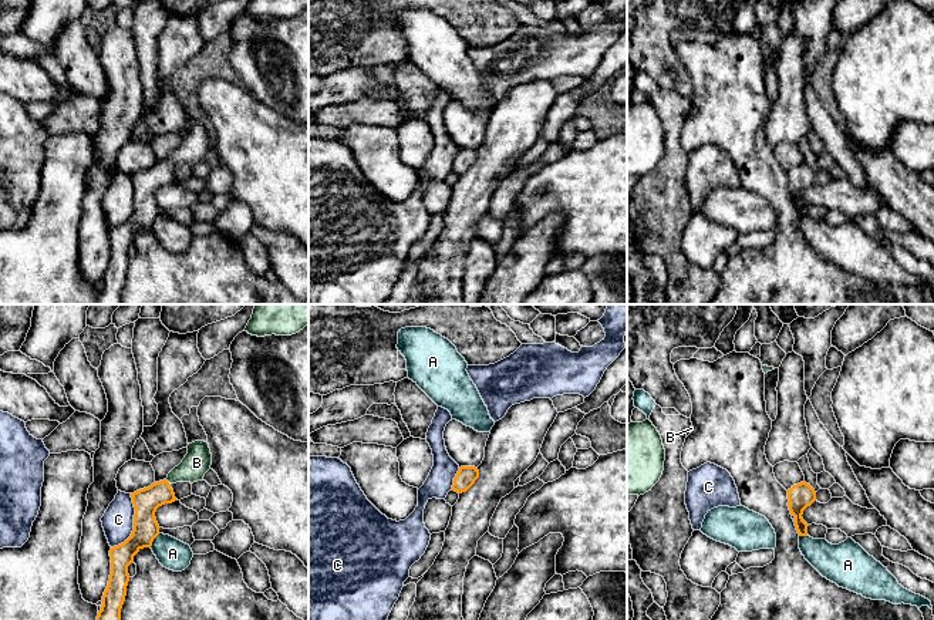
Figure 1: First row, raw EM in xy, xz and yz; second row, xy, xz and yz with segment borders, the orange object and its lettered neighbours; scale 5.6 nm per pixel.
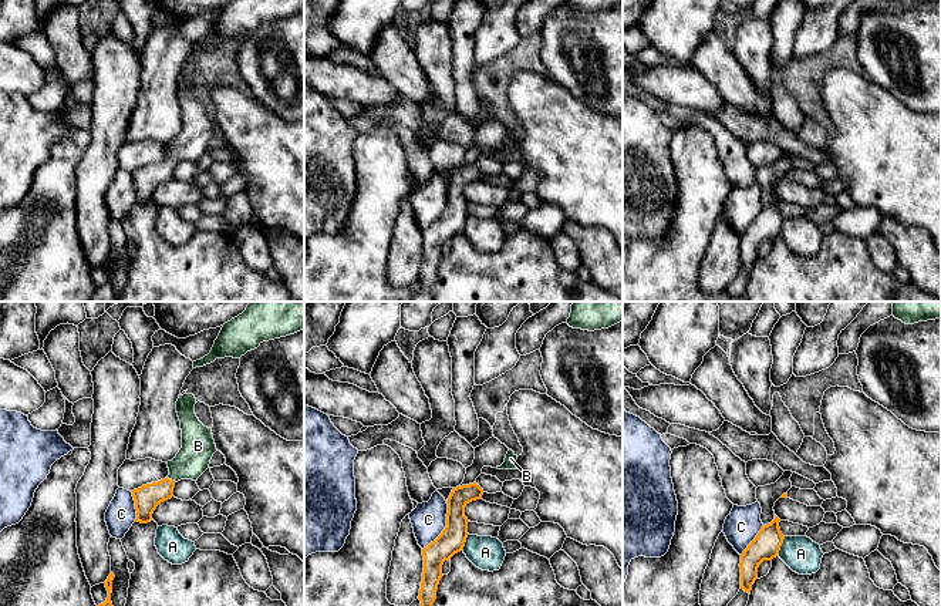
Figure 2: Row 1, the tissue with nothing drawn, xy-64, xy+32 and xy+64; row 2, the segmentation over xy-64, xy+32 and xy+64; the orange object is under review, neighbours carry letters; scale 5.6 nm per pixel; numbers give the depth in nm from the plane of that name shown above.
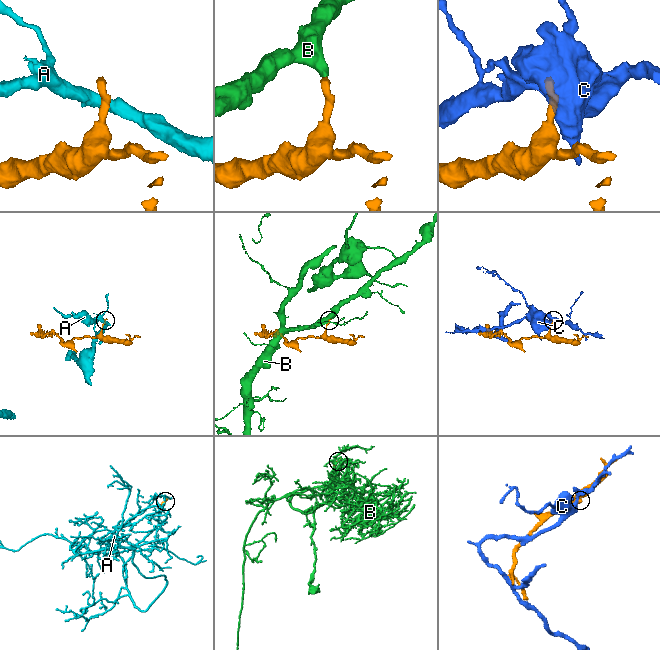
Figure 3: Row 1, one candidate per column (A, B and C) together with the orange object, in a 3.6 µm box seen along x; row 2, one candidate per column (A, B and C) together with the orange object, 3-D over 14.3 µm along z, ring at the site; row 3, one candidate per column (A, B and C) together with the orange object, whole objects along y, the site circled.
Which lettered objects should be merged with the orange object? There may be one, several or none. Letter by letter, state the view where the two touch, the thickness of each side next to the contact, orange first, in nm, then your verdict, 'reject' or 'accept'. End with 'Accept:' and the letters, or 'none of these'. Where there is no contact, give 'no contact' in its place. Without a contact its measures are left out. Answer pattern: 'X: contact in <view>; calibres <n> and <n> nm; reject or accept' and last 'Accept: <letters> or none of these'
A: contact in xy; calibres 150 and 170 nm; reject
B: contact in xy; calibres 150 and 160 nm; accept
C: contact in xy; calibres 150 and 180 nm; reject
Accept: B

